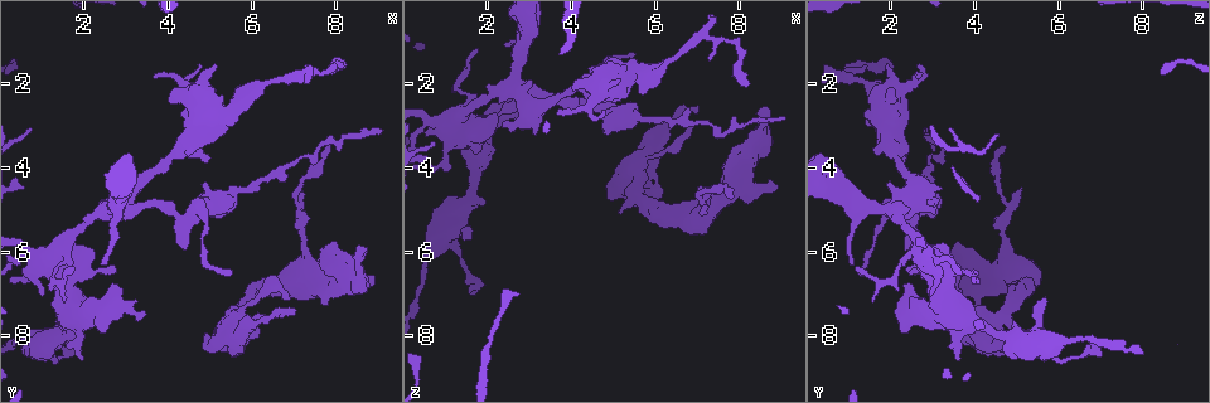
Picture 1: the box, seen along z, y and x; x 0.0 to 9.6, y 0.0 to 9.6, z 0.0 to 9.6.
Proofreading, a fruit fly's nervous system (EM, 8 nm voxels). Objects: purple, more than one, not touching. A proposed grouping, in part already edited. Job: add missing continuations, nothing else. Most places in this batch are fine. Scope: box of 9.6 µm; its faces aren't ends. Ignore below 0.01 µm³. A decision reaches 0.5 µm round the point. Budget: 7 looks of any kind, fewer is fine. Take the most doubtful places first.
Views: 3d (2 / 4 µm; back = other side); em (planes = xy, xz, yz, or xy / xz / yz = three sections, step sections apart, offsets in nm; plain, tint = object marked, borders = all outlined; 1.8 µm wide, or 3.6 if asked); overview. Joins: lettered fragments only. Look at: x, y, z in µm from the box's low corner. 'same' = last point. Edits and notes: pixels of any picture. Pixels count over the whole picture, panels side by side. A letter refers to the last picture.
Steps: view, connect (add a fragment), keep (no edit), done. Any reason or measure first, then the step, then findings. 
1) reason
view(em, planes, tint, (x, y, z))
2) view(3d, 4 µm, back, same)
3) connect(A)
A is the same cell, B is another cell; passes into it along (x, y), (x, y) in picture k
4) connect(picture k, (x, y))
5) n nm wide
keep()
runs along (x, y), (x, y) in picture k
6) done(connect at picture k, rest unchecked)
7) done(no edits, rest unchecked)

sudden change in width
view(em, yz, step 8, borders, (5.85, 7.05, 4.90))

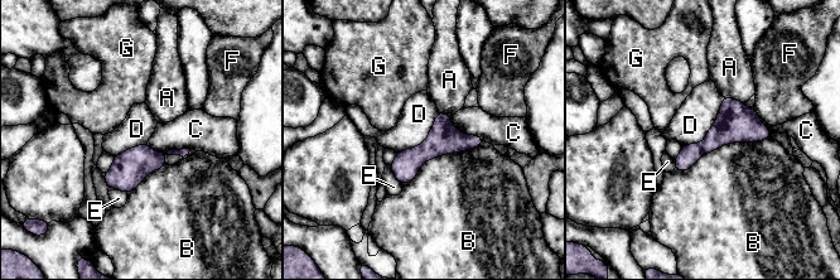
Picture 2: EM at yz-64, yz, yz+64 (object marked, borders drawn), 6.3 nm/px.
180 nm wide
keep()
A, B, C, D, E, F and G are other cells; runs along (479, 140), (439, 141), (396, 172) in picture 2; none of them fits

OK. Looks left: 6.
thick turns thin
view(em, planes, borders, (6.25, 7.60, 3.10))

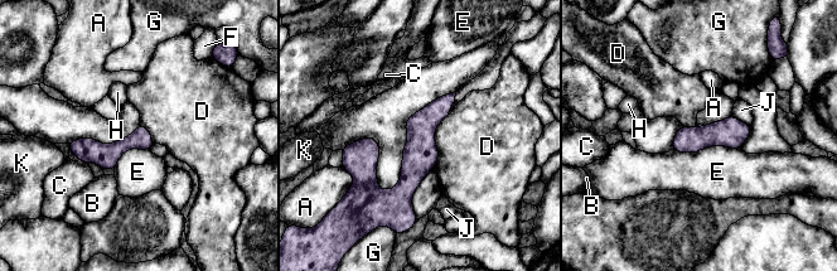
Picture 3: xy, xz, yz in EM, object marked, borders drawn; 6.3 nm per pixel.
keep()
A, B, C, D, E, F, G, H, J and K are other cells; border along (740, 148), (672, 150) in picture 3; no lettered fragment goes on from it

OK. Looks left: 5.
view(em, planes, borders, (2.65, 6.45, 2.45))

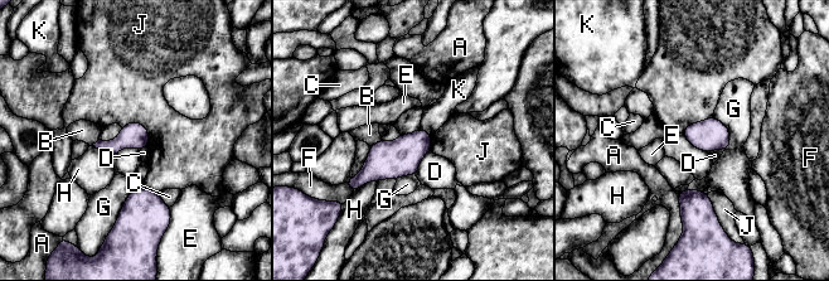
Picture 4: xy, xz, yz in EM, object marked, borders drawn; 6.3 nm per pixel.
keep()
A, B, C, D, E, F, G, H, J and K are other cells; border along (421, 127), (430, 135) in picture 4; no lettered fragment goes on from it

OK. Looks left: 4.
done(no edits, rest unchecked)

